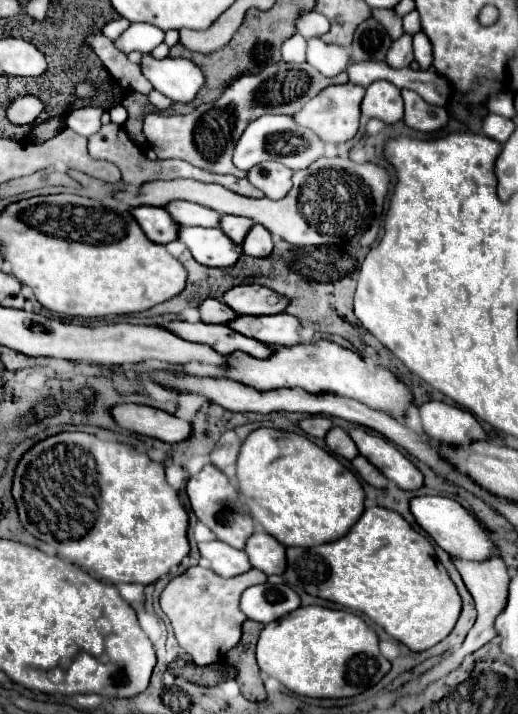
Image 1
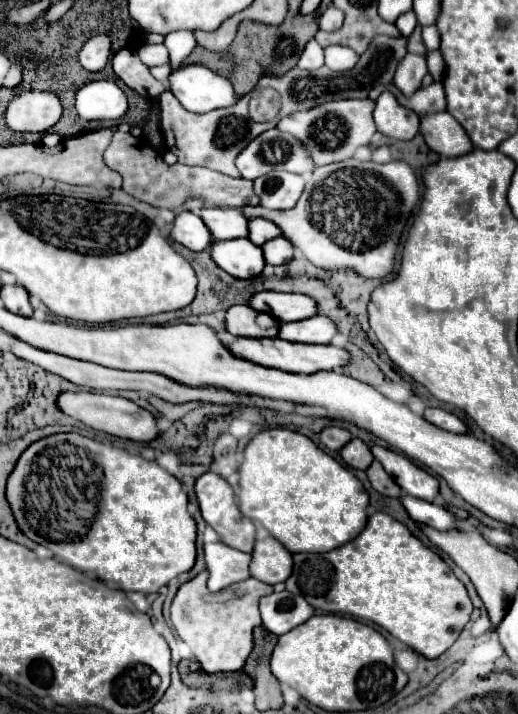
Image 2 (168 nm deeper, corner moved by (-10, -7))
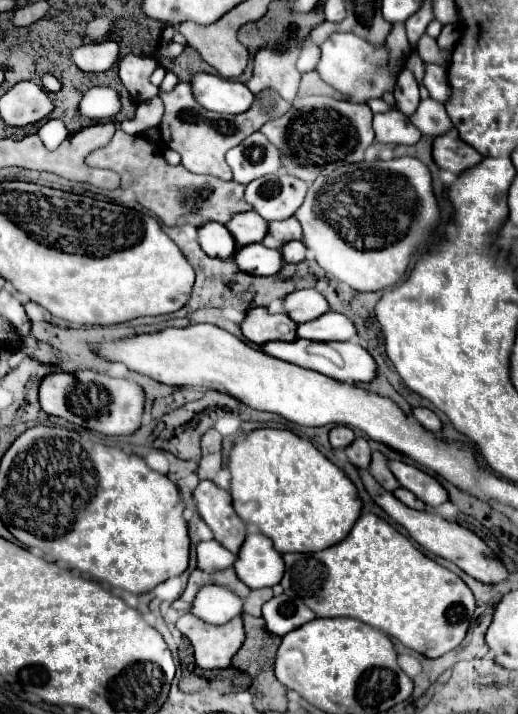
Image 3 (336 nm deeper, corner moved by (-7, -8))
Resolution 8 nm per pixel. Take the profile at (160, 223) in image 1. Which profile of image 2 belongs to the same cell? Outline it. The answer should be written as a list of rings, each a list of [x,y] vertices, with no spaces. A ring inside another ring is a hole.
[[[188,211],[176,217],[176,221],[172,223],[170,237],[192,251],[210,249],[214,243],[214,237],[206,227],[206,223],[196,213],[188,213]]]

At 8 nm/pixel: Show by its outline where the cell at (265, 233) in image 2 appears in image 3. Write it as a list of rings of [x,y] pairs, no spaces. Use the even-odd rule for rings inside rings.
[[[293,216],[289,220],[269,222],[269,232],[261,244],[267,248],[281,248],[289,240],[301,240],[301,226]]]

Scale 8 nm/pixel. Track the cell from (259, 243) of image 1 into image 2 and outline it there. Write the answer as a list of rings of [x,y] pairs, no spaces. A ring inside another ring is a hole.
[[[284,237],[264,243],[262,249],[264,249],[266,263],[270,263],[270,265],[284,265],[294,257],[294,245]]]

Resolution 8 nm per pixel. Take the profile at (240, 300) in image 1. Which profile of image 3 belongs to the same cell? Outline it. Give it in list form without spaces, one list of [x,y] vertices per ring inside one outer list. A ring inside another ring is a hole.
[[[297,290],[297,292],[291,292],[283,300],[283,308],[285,308],[285,314],[291,320],[295,320],[297,324],[315,320],[321,314],[329,312],[329,304],[325,302],[325,298],[317,290]]]

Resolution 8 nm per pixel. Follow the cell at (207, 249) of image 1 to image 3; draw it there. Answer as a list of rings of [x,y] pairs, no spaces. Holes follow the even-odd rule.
[[[247,244],[245,248],[237,248],[231,260],[241,272],[251,276],[273,276],[283,266],[281,252],[265,248],[263,244]]]

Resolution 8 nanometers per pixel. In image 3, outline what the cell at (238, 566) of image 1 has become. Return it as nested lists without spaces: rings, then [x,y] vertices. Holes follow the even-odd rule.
[[[209,540],[209,542],[201,542],[197,546],[197,564],[203,572],[219,572],[225,568],[231,568],[235,564],[237,556],[231,554],[227,548],[223,548],[217,540]]]

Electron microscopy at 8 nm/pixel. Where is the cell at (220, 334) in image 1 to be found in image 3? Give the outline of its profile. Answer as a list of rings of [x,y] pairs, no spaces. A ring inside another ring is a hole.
[[[293,340],[293,342],[267,342],[261,346],[261,350],[273,358],[281,358],[289,364],[321,372],[329,378],[341,380],[341,382],[371,382],[375,378],[375,360],[371,354],[351,342],[313,342],[313,340]]]

